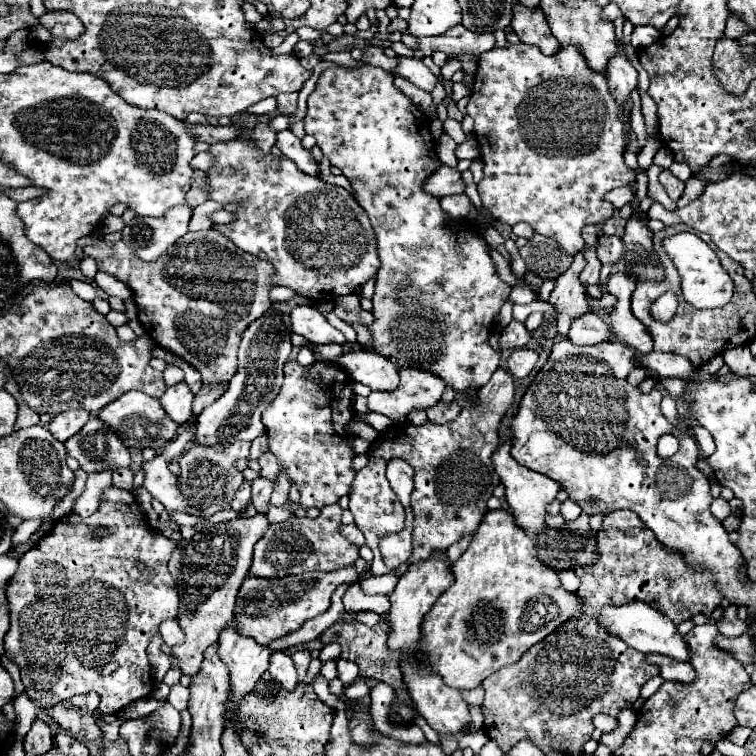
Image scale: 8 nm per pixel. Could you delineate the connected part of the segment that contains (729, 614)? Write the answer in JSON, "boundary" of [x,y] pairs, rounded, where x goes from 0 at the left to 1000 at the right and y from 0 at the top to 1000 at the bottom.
{"boundary":[[[964,800],[959,808],[956,808],[956,816],[948,821],[951,827],[951,837],[956,843],[978,843],[983,837],[988,837],[988,824],[980,821],[975,816],[975,803],[972,800]]]}

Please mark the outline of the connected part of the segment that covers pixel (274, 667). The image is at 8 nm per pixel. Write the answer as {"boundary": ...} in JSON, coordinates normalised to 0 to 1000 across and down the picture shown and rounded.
{"boundary":[[[374,861],[361,862],[356,890],[358,890],[361,898],[366,898],[372,903],[372,909],[377,914],[390,914],[393,890],[390,890],[390,880],[388,880],[388,874],[385,874],[385,869],[380,864],[374,864]]]}

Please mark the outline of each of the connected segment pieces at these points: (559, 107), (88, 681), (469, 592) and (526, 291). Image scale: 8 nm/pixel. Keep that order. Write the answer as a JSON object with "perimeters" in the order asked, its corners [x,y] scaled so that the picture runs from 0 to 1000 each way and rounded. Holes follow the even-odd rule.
{"perimeters":[[[[694,57],[639,70],[631,83],[618,149],[628,157],[642,226],[631,250],[636,263],[644,263],[649,284],[671,298],[697,292],[713,311],[734,316],[753,337],[771,329],[769,303],[774,298],[792,298],[811,284],[811,274],[798,266],[798,258],[813,247],[840,242],[840,226],[824,213],[824,163],[803,118],[803,104],[784,97],[758,60],[742,62],[731,75]]],[[[147,644],[136,652],[136,663],[120,684],[110,687],[94,679],[75,687],[67,702],[28,734],[22,758],[9,774],[15,829],[7,840],[7,866],[25,880],[33,917],[41,927],[62,938],[97,919],[128,914],[134,922],[131,943],[139,946],[155,943],[171,930],[200,919],[205,901],[200,898],[194,853],[200,837],[210,837],[210,827],[218,819],[231,819],[237,806],[231,766],[221,755],[231,724],[229,713],[197,697],[173,649]],[[128,694],[142,702],[134,713],[120,710],[120,700]],[[181,745],[189,745],[200,755],[187,755]]],[[[647,676],[620,726],[602,742],[599,761],[602,771],[578,792],[573,806],[565,811],[557,827],[557,848],[554,858],[549,858],[552,874],[567,877],[570,888],[583,893],[583,898],[602,911],[628,911],[636,906],[642,896],[655,890],[657,885],[687,874],[687,869],[718,848],[726,837],[742,829],[753,819],[766,819],[771,813],[769,795],[761,784],[753,784],[742,776],[739,761],[734,753],[721,750],[710,737],[710,724],[687,694],[681,694],[681,684],[673,676]]],[[[694,377],[679,380],[676,393],[673,393],[676,401],[687,401],[687,403],[697,403],[697,401],[702,401],[705,396],[708,396],[708,388],[705,388],[700,380],[694,380]]]]}

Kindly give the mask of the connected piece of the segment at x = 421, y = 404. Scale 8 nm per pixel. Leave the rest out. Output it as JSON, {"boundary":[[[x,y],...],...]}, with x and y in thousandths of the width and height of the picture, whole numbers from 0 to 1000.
{"boundary":[[[530,488],[530,509],[517,520],[493,517],[485,525],[488,541],[507,546],[522,560],[533,560],[549,541],[567,541],[583,528],[589,507],[557,488]]]}

